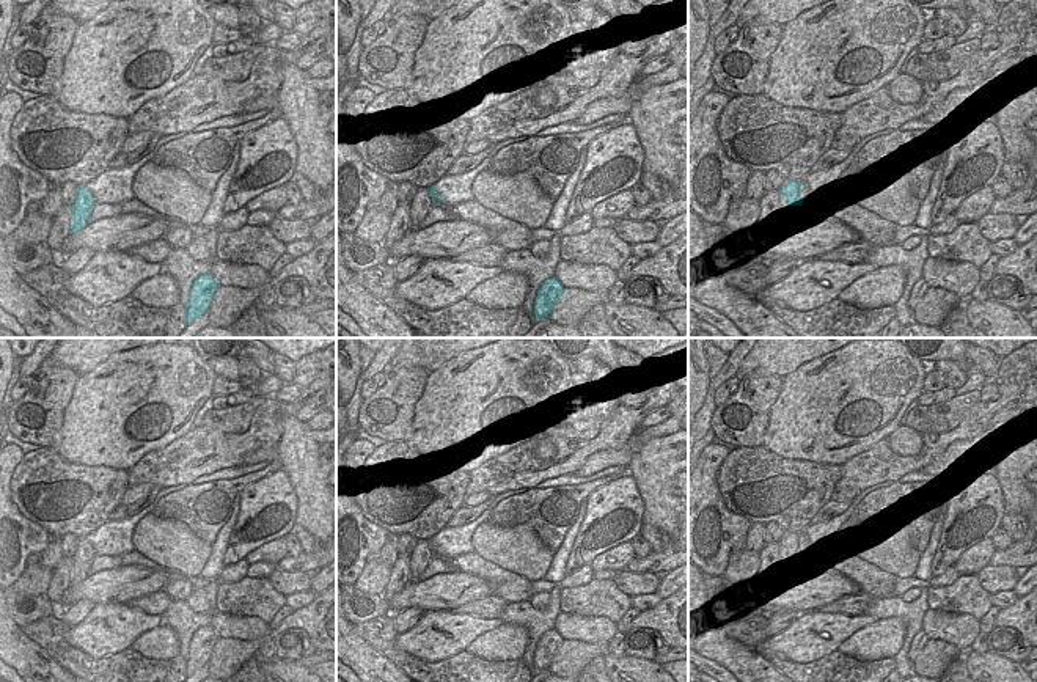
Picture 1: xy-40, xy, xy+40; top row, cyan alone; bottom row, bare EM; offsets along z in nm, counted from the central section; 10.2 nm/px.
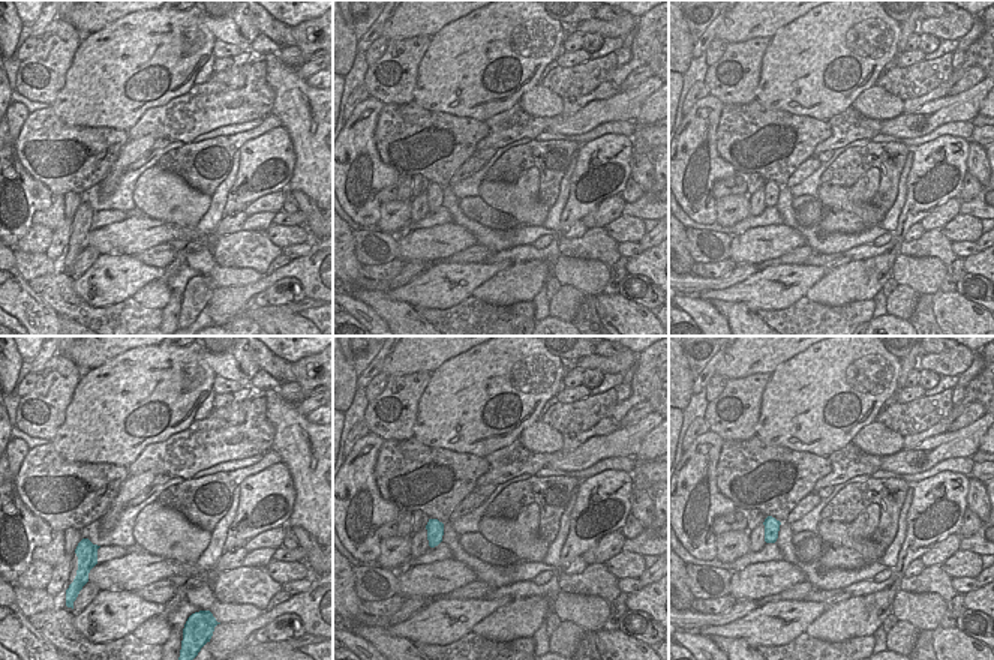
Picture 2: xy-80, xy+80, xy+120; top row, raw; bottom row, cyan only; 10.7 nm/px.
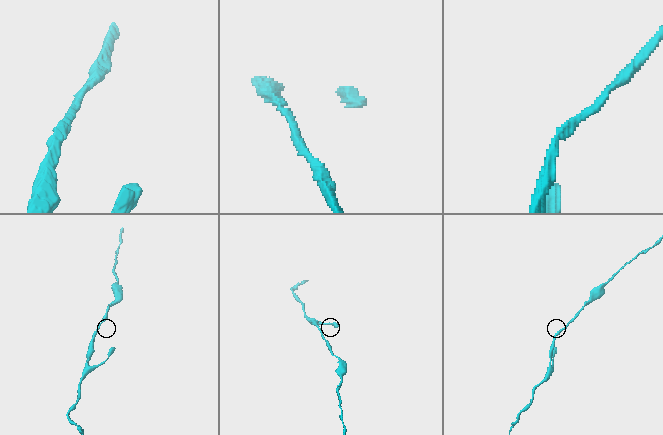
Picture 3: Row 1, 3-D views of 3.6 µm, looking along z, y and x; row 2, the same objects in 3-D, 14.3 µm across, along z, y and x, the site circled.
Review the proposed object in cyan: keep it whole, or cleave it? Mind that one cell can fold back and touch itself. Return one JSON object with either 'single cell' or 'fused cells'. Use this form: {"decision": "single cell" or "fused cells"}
{"decision": "single cell"}

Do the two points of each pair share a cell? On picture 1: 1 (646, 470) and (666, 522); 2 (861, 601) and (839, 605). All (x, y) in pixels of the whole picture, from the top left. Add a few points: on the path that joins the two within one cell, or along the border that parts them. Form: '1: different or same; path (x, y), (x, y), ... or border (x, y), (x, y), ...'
1: same; path (655, 483), (662, 498), (662, 509)
2: same; path (857, 604), (844, 605)

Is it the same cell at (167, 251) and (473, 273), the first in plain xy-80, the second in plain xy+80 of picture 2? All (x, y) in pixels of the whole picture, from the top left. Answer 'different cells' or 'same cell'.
different cells

